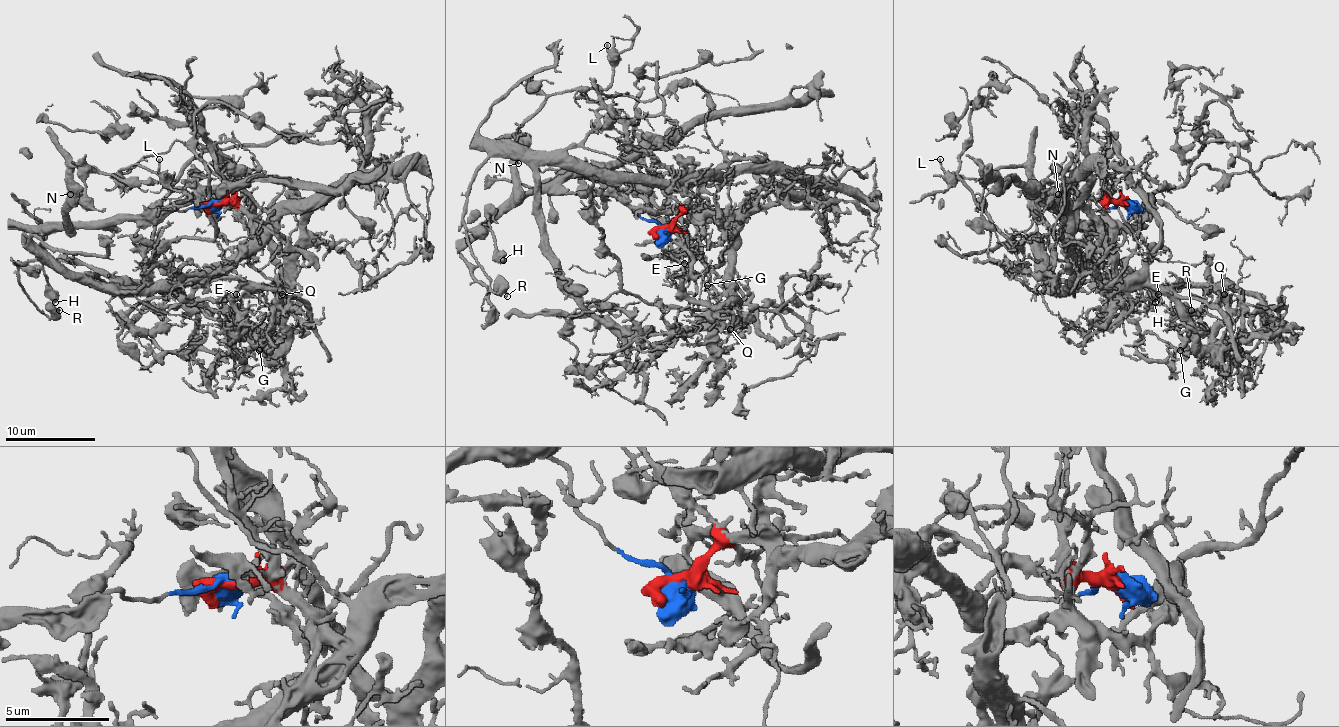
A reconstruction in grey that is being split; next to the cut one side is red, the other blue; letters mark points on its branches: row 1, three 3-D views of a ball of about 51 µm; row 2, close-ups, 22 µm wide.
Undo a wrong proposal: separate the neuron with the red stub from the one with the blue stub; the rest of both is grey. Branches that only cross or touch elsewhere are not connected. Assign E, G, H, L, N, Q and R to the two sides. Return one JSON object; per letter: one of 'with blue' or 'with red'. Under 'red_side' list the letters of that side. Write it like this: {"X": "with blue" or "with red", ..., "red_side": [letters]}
{"E": "with red", "G": "with red", "H": "with blue", "L": "with blue", "N": "with blue", "Q": "with red", "R": "with blue", "red_side": ["E", "G", "Q"]}

